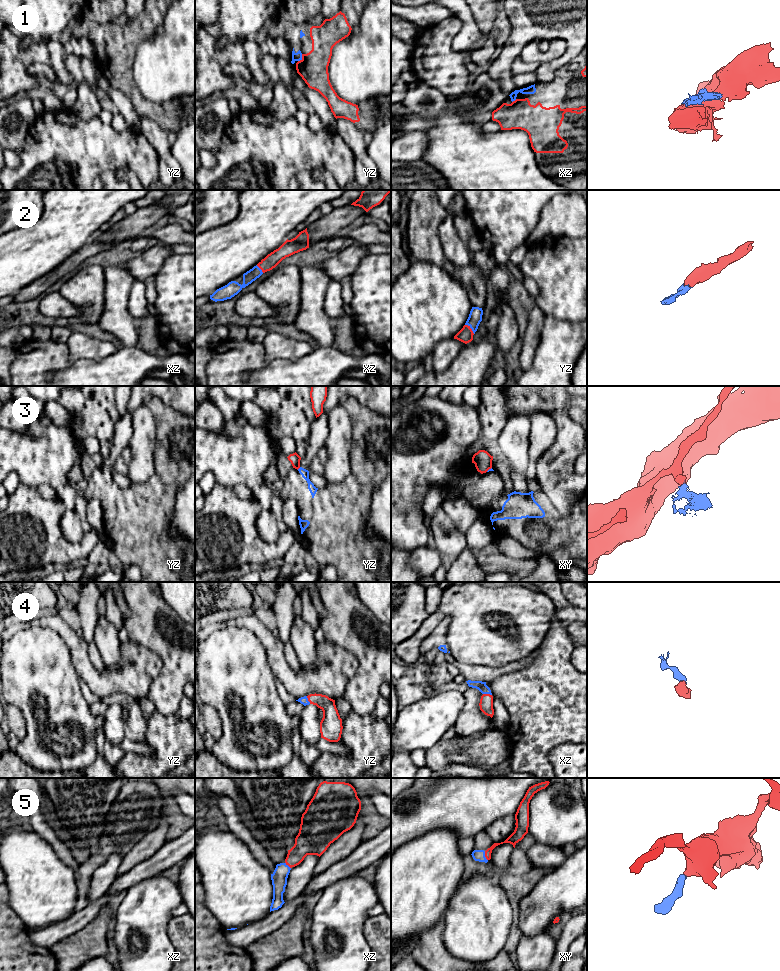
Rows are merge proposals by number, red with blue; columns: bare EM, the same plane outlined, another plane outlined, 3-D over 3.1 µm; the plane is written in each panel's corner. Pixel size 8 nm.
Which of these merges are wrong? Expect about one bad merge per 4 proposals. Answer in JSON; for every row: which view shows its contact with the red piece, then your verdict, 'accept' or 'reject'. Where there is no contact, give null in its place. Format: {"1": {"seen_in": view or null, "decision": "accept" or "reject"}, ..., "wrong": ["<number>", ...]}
{"1": {"seen_in": "yz", "decision": "accept"}, "2": {"seen_in": "yz", "decision": "accept"}, "3": {"seen_in": "yz", "decision": "reject"}, "4": {"seen_in": "xz", "decision": "accept"}, "5": {"seen_in": "xy", "decision": "accept"}, "wrong": ["3"]}

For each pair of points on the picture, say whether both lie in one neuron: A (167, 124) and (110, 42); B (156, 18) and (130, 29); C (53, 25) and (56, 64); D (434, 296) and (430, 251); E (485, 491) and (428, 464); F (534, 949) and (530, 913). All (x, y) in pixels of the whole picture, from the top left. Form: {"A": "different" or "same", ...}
{"A": "same", "B": "same", "C": "different", "D": "different", "E": "different", "F": "different"}

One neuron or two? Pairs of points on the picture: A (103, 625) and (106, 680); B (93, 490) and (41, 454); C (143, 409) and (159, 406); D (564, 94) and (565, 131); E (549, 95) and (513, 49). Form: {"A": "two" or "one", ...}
{"A": "two", "B": "two", "C": "two", "D": "one", "E": "two"}

